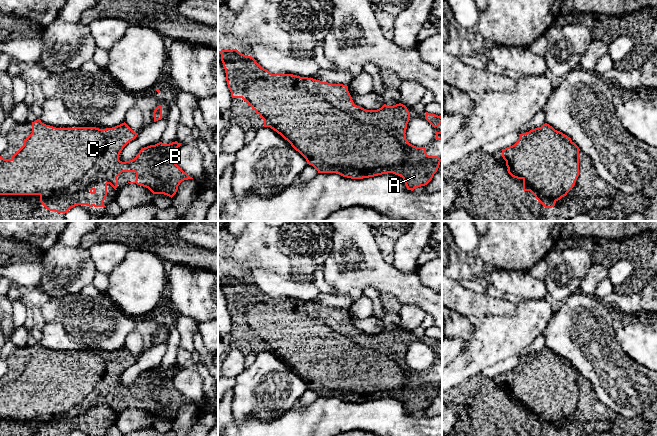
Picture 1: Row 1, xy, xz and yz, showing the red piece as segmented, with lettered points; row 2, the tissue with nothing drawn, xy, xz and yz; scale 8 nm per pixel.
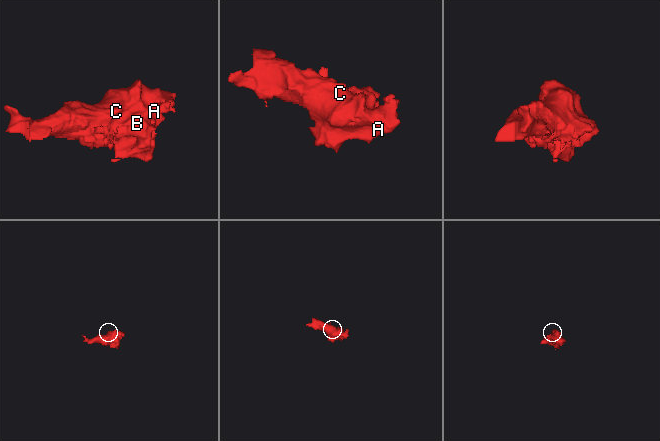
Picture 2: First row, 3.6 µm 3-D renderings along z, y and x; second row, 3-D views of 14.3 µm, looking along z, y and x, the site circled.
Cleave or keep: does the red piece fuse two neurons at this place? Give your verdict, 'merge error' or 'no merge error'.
no merge error

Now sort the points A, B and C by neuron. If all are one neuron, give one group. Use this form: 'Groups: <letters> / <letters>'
Groups: A B C

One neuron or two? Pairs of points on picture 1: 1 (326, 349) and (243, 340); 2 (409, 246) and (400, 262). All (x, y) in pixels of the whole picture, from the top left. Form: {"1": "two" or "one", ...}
{"1": "one", "2": "one"}

